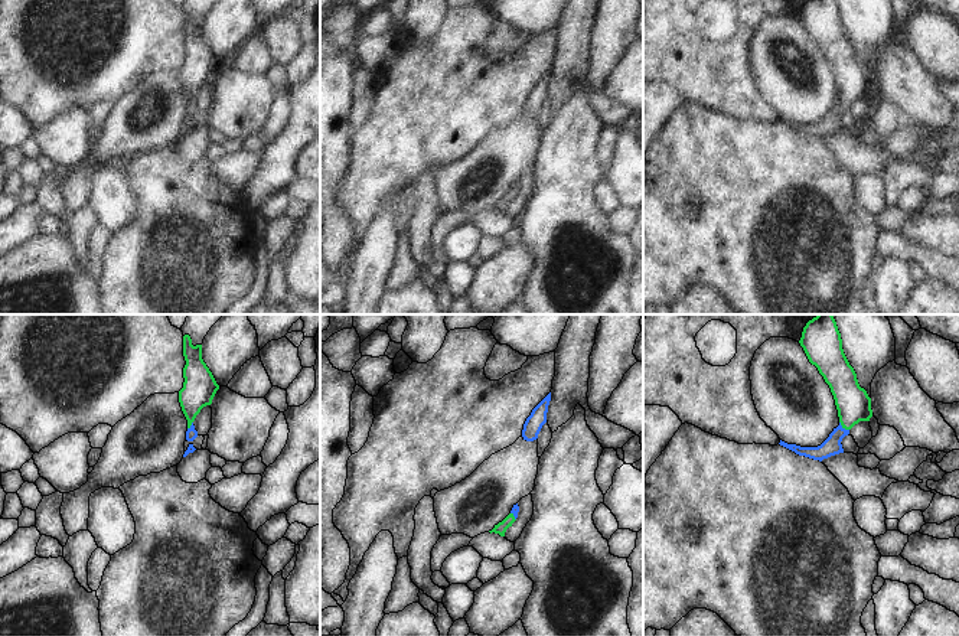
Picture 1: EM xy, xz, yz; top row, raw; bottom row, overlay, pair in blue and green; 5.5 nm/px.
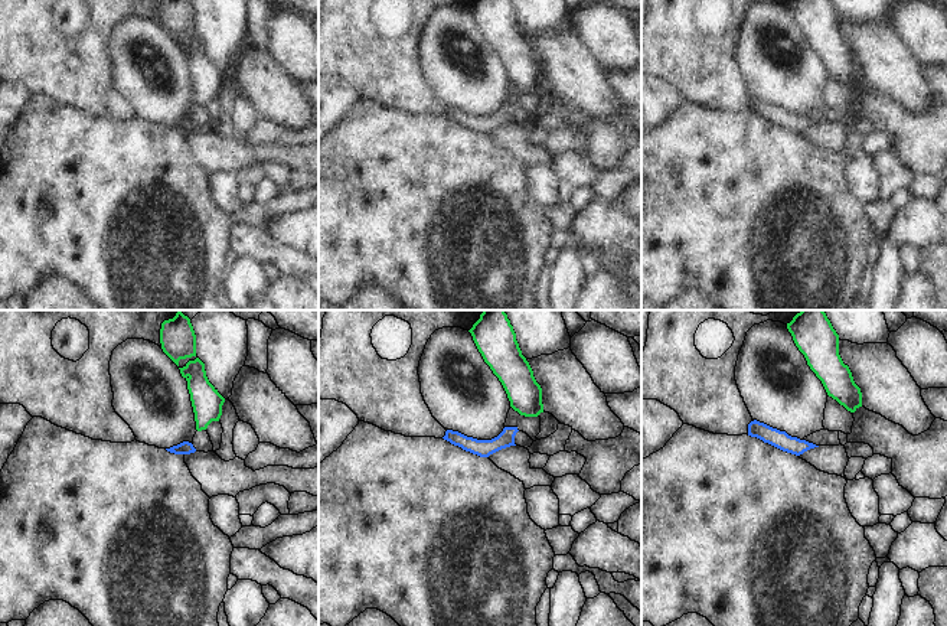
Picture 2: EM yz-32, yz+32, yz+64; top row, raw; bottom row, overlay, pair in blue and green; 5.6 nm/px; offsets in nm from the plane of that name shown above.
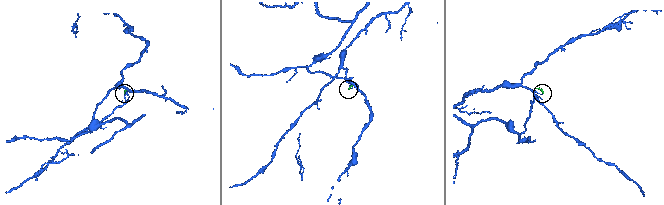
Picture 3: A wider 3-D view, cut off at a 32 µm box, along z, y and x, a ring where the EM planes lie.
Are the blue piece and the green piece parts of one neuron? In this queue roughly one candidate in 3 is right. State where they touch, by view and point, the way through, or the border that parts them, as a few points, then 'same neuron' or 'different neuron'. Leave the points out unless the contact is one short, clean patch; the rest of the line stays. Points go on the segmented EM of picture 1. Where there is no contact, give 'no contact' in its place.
meets blue in yz at (844, 429); runs through yz (831, 446), (844, 429), (853, 403); same neuron

